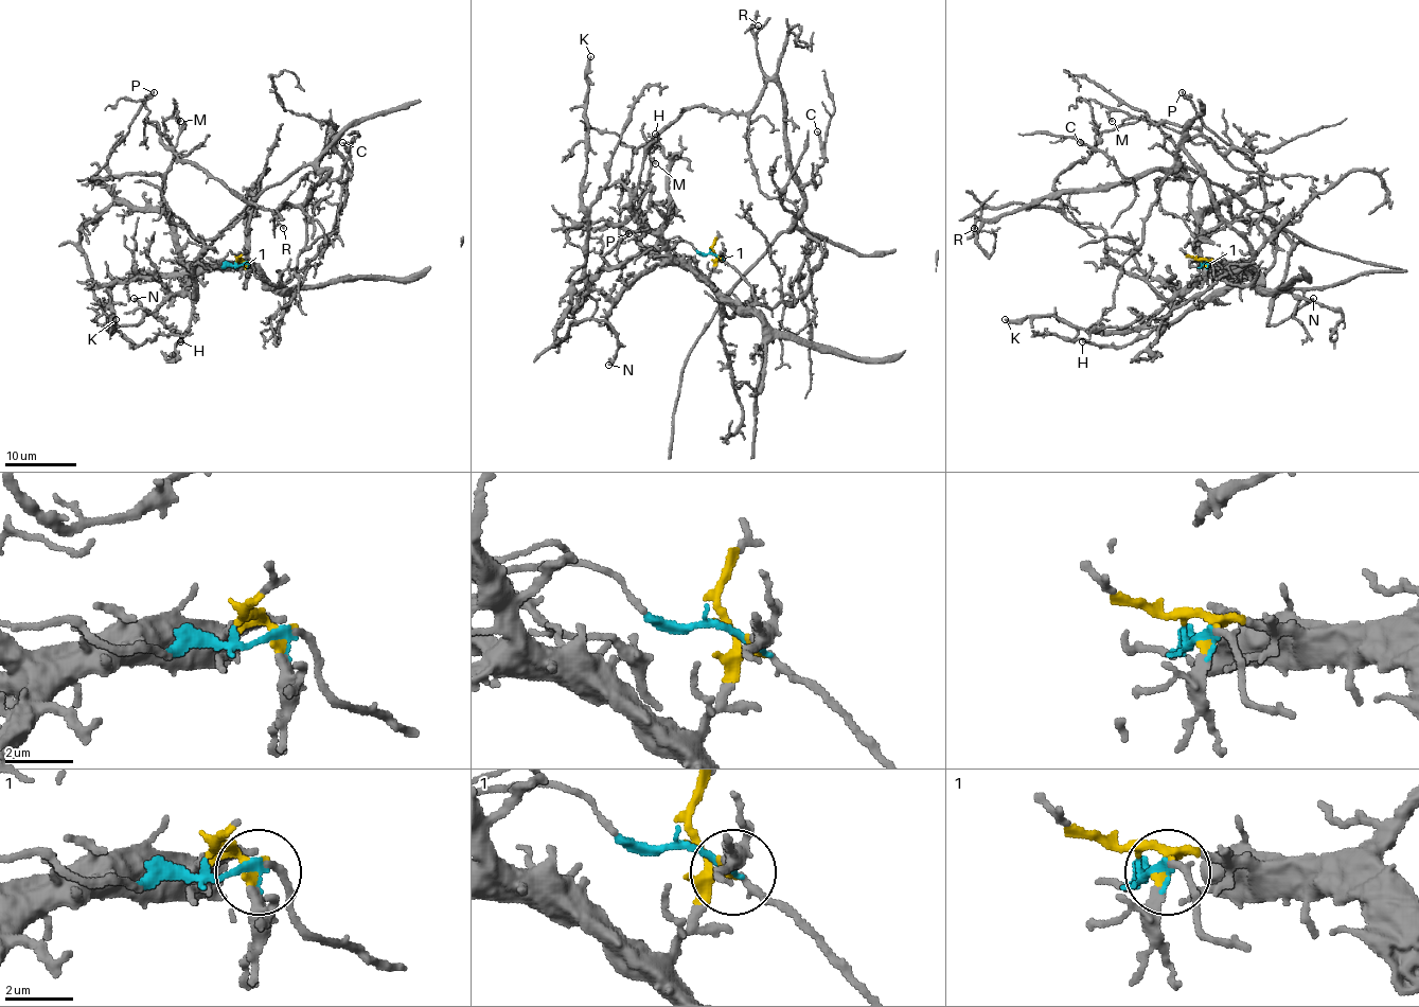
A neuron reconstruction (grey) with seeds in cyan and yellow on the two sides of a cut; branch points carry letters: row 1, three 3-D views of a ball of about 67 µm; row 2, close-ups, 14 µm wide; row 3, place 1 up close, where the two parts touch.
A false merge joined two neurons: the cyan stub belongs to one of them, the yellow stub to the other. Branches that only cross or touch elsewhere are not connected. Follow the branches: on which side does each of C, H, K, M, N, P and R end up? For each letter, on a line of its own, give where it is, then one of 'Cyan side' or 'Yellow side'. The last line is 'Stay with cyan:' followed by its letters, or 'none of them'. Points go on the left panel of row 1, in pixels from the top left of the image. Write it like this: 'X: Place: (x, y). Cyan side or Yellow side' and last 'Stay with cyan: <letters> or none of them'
C: Place: (342, 142). Cyan side
H: Place: (180, 341). Yellow side
K: Place: (116, 319). Yellow side
M: Place: (180, 121). Yellow side
N: Place: (134, 298). Yellow side
P: Place: (154, 92). Yellow side
R: Place: (283, 228). Cyan side
Stay with cyan: C, R

